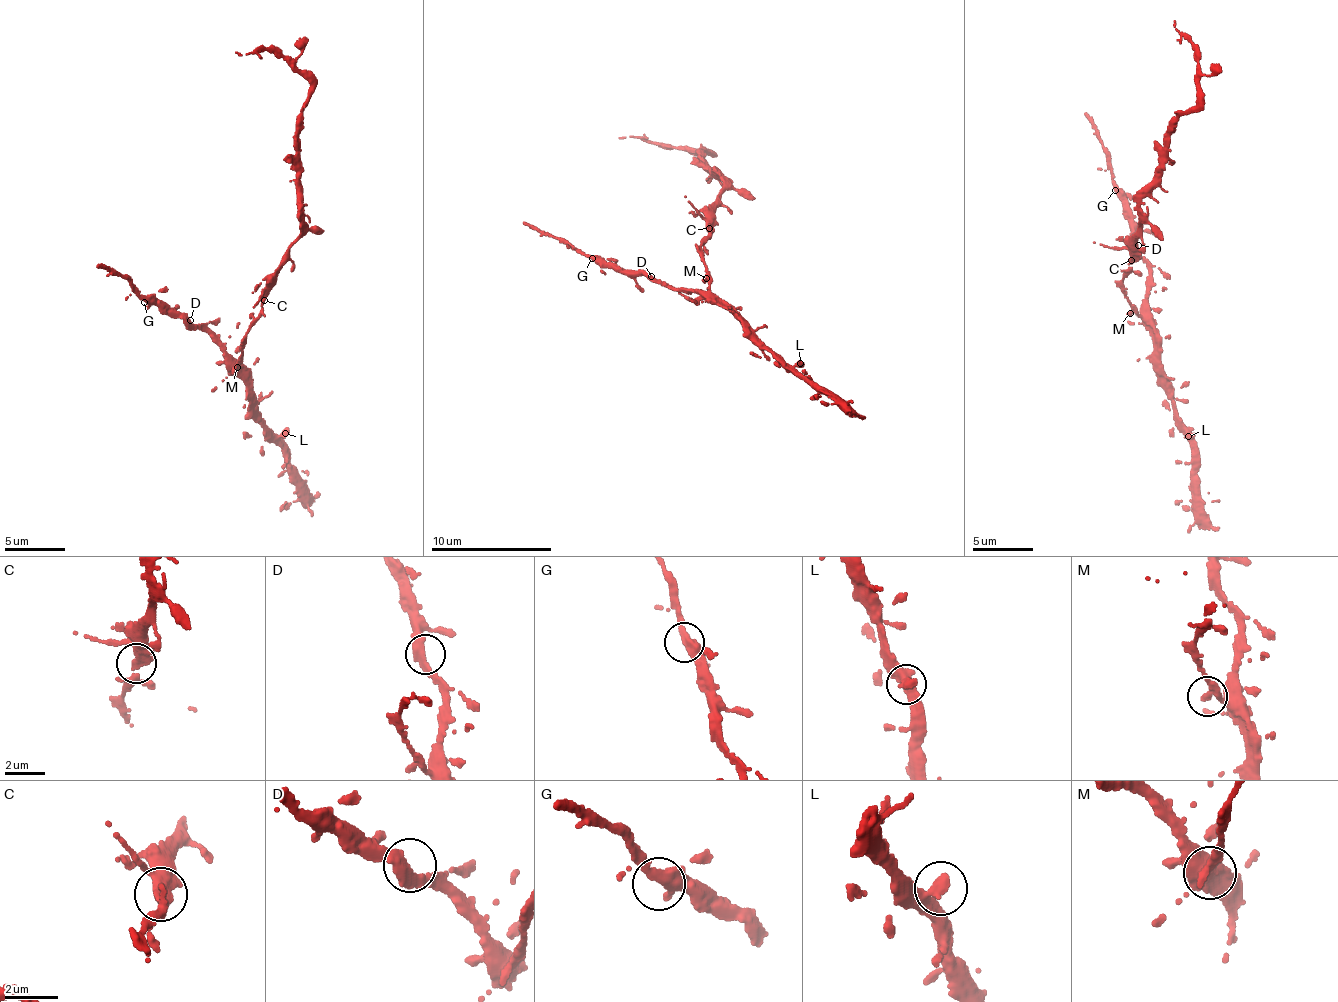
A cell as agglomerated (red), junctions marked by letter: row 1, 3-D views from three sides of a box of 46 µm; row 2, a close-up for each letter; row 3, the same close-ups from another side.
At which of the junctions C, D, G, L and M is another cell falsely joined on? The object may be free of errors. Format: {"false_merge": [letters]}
{"false_merge": []}

